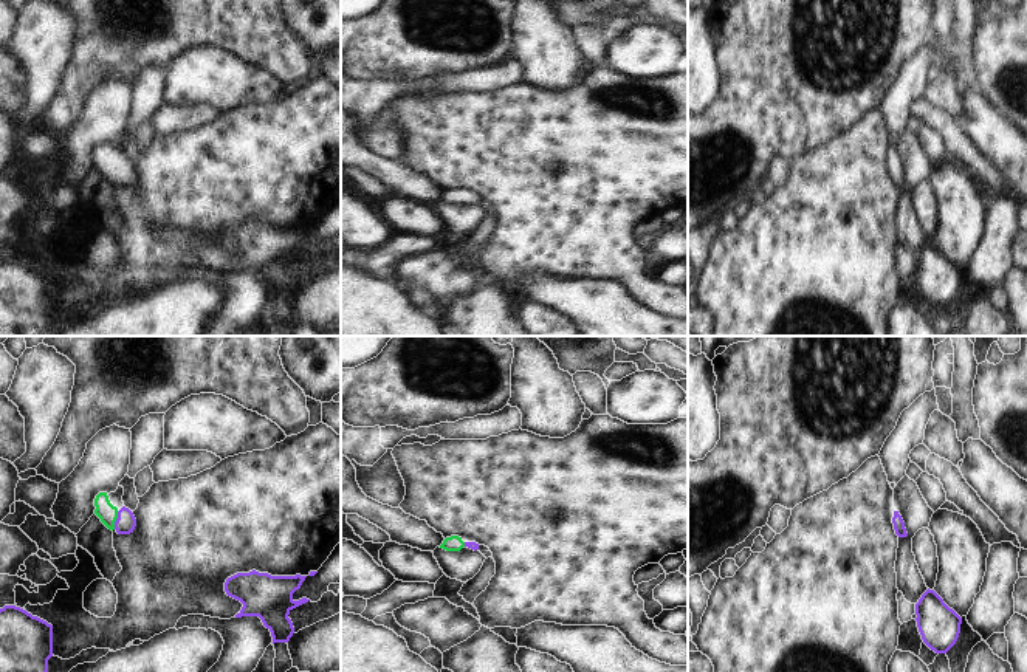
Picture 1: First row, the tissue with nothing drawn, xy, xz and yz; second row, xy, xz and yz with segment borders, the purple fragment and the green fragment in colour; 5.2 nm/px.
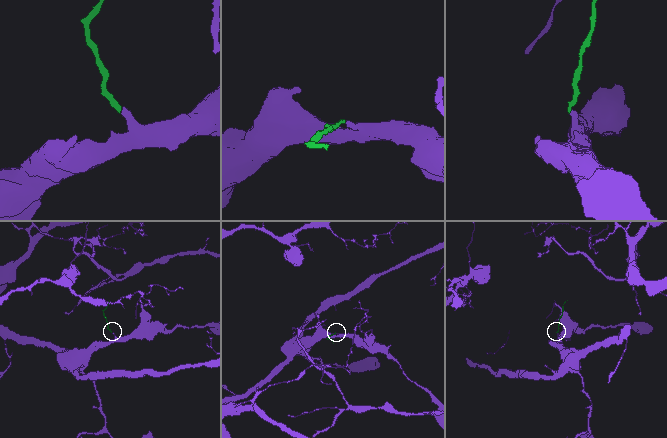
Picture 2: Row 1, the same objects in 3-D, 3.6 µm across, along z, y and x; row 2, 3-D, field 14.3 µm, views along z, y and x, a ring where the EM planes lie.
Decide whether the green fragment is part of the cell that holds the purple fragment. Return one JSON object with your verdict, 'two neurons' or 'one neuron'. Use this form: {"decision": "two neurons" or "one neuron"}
{"decision": "one neuron"}

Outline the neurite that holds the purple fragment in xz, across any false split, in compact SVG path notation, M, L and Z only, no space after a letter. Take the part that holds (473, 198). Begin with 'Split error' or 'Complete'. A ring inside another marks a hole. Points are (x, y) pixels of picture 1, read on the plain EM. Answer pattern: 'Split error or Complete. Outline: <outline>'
Split error. Outline: M451 189L446 190L443 194L443 197L440 198L440 201L446 203L446 204L460 204L463 200L468 200L471 203L479 203L479 197L476 195L463 195L462 190L459 189Z

